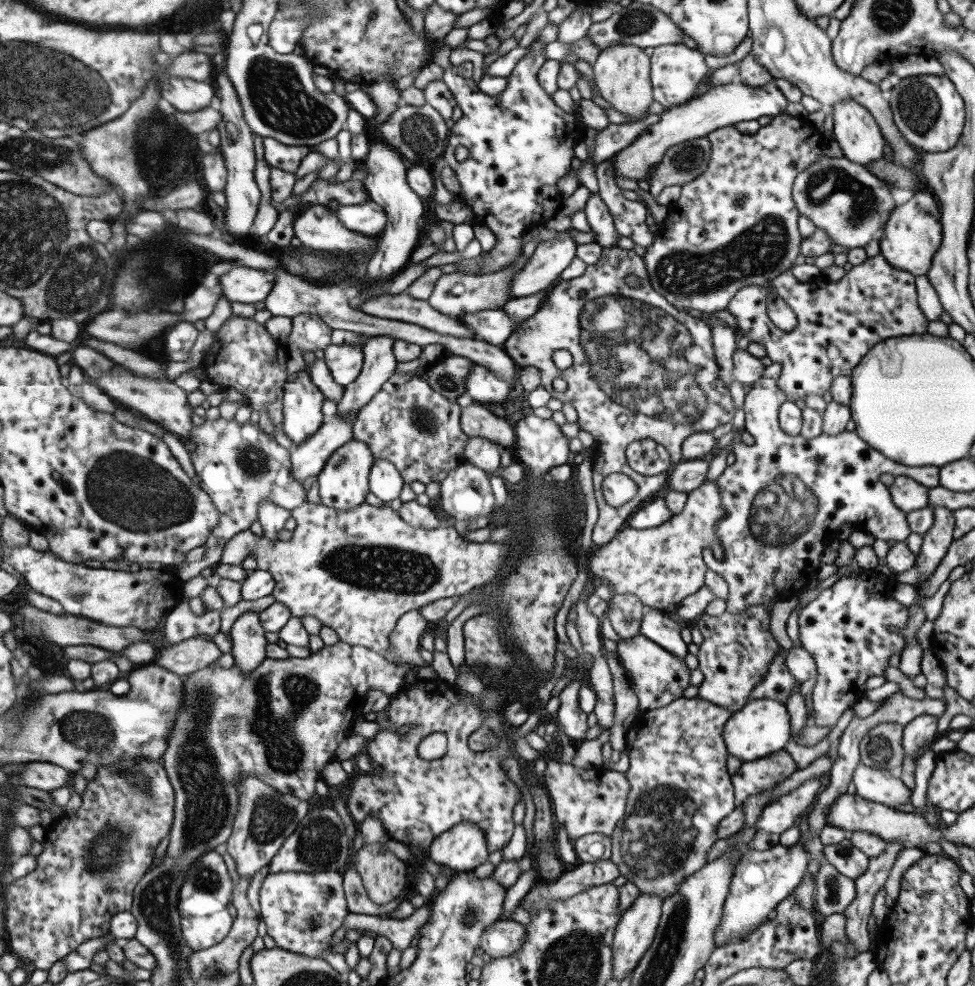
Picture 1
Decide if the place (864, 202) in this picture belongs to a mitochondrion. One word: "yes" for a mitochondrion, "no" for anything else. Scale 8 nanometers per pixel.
yes

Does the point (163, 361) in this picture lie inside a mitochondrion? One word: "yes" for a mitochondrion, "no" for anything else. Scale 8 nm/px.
no

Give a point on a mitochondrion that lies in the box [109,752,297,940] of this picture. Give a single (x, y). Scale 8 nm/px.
(205, 878)

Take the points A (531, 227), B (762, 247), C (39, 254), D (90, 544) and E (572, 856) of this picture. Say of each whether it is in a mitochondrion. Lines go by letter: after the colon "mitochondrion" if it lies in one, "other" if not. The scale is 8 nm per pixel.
A: other
B: mitochondrion
C: mitochondrion
D: other
E: other

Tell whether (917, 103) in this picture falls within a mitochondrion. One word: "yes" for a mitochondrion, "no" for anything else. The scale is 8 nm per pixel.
yes

